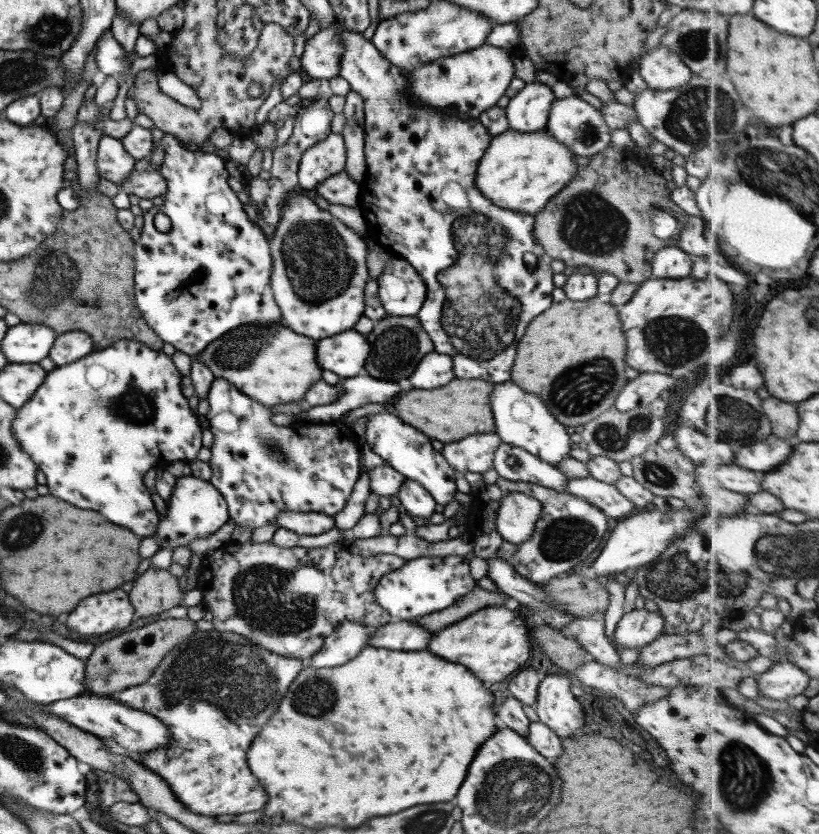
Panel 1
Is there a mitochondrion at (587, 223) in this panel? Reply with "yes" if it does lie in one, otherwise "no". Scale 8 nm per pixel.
yes

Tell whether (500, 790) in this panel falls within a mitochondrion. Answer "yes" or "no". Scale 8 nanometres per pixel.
yes

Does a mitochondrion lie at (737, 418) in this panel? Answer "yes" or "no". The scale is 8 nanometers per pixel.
yes

